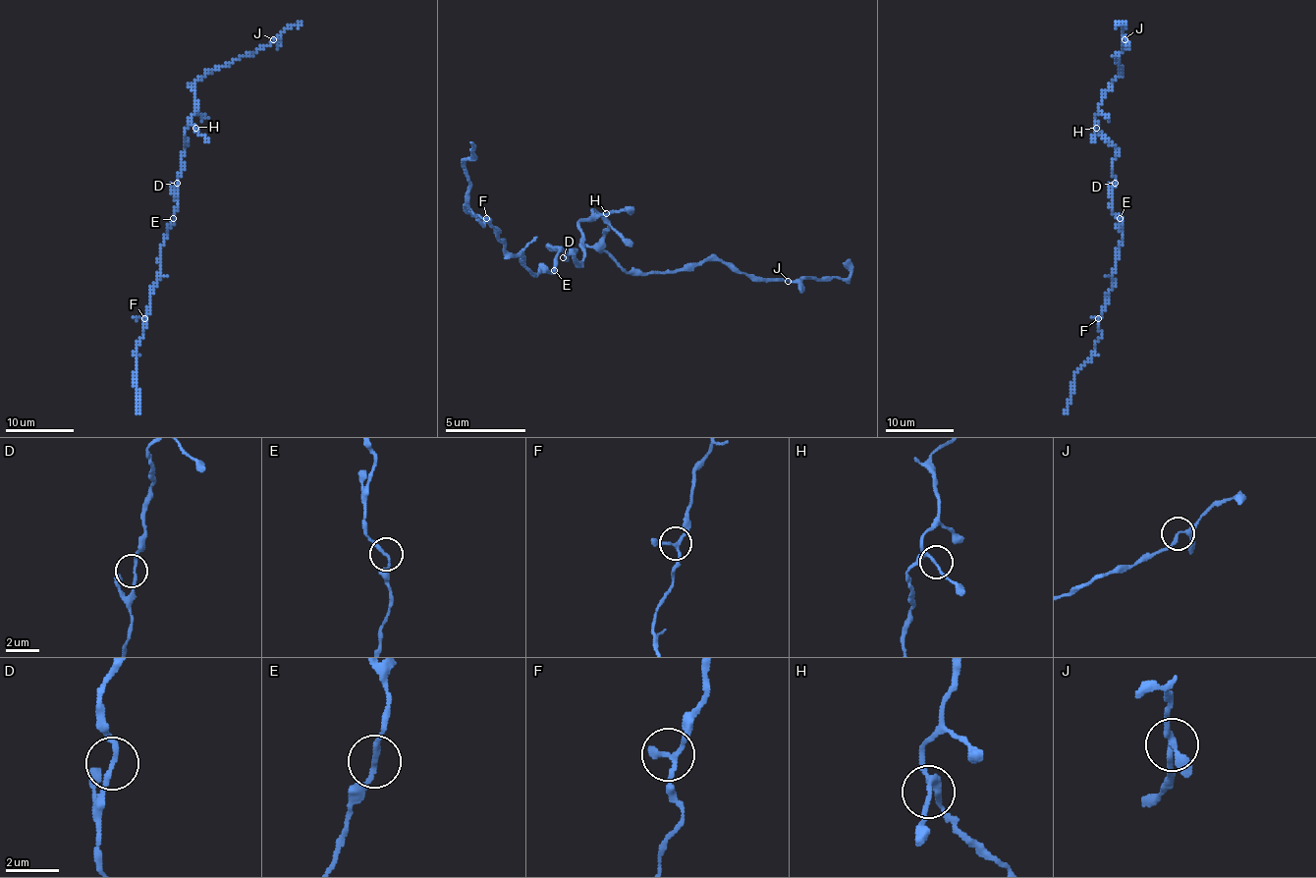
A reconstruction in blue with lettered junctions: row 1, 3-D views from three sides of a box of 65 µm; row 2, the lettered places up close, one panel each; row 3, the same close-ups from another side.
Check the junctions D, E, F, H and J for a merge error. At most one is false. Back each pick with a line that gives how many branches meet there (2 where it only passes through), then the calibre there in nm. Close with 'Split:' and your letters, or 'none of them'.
Split: none of them

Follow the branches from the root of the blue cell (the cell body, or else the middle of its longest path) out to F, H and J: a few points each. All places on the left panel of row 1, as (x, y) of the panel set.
F: (179, 183), (175, 217), (166, 231), (159, 254), (159, 280), (152, 289), (149, 311), (144, 318)
H: (179, 183), (186, 146), (184, 131), (191, 126), (195, 128)
J: (179, 183), (186, 146), (184, 129), (195, 108), (193, 82), (214, 69), (262, 50), (273, 39)

